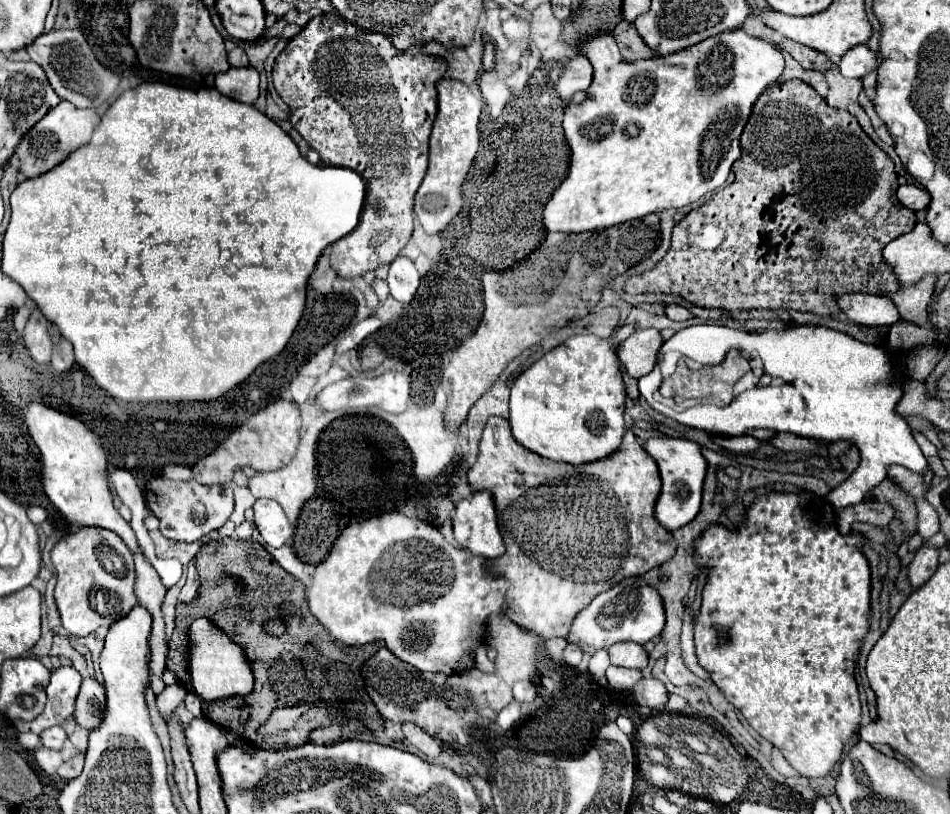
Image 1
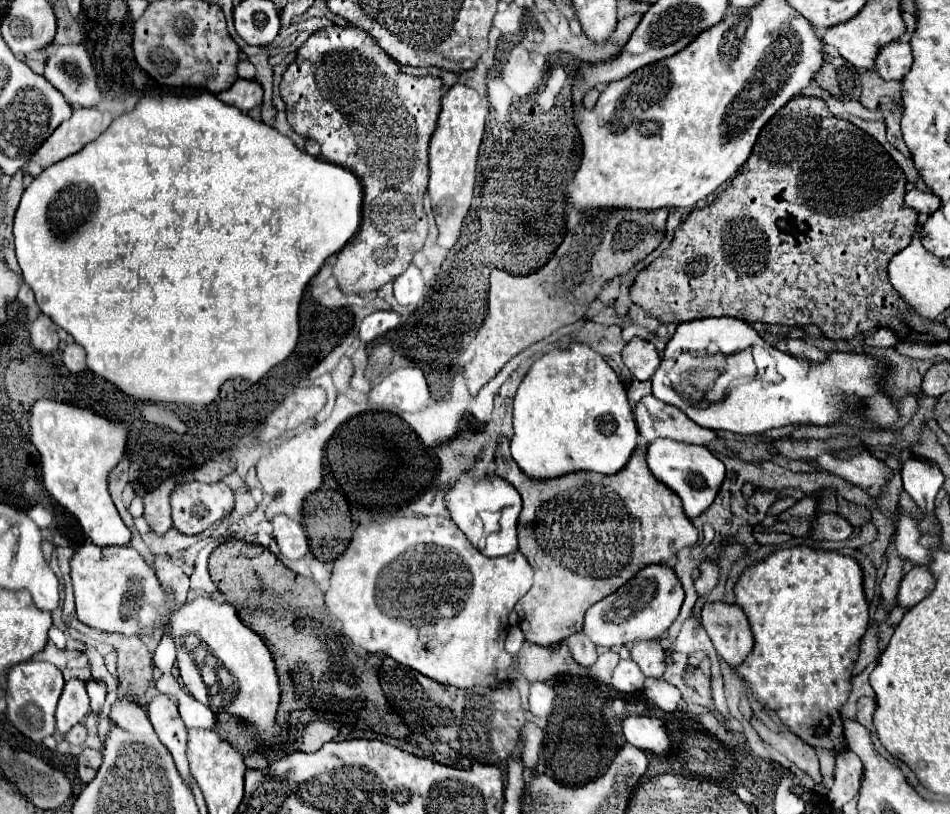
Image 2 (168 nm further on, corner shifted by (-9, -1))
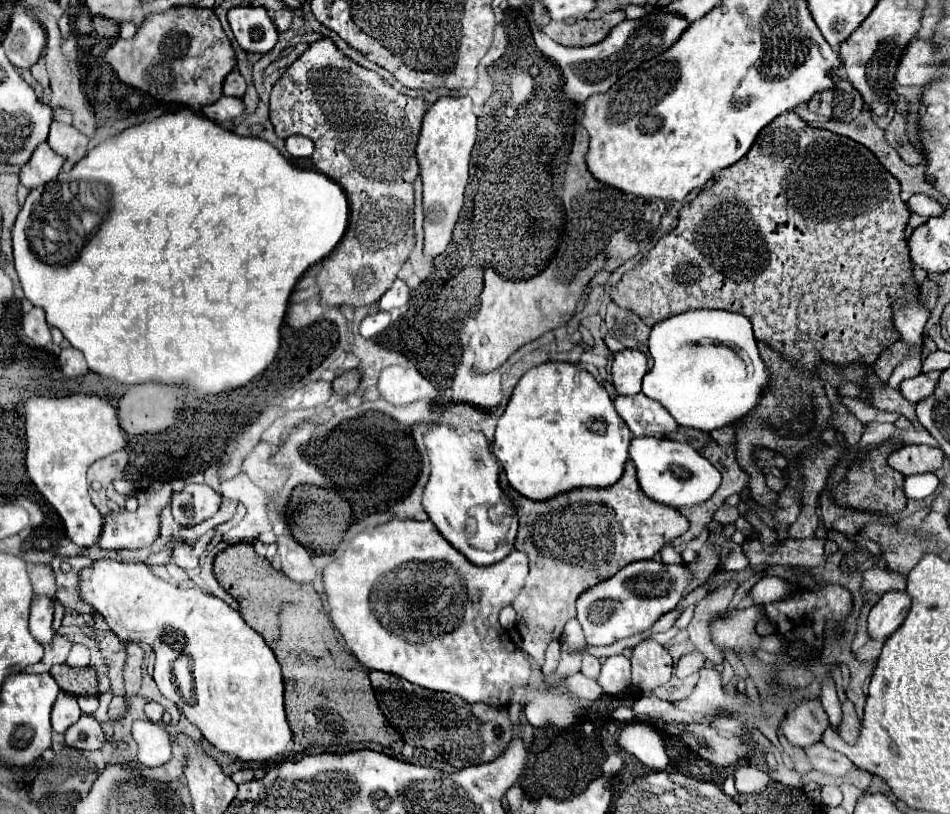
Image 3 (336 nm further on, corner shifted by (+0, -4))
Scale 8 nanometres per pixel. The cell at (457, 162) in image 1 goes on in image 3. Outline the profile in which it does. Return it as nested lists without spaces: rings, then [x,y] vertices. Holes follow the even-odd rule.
[[[440,97],[428,107],[416,145],[420,177],[424,183],[424,255],[438,257],[450,243],[458,221],[464,187],[468,183],[470,153],[476,141],[476,113],[470,97]]]

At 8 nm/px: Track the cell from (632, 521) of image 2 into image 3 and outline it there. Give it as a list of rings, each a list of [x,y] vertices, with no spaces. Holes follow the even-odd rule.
[[[630,459],[626,461],[626,471],[622,479],[608,489],[568,491],[566,495],[558,495],[558,499],[548,499],[546,503],[534,503],[532,499],[518,495],[518,491],[506,485],[504,489],[512,499],[516,515],[520,519],[516,549],[526,551],[530,557],[530,573],[526,577],[526,585],[512,601],[512,607],[518,615],[516,629],[522,635],[522,651],[526,651],[538,665],[542,665],[548,643],[552,639],[560,639],[566,621],[576,617],[576,599],[580,593],[604,581],[606,577],[616,575],[622,567],[626,567],[632,561],[652,559],[666,543],[680,537],[688,529],[688,519],[678,509],[654,503],[650,497],[644,495],[644,491],[638,487],[636,467]]]

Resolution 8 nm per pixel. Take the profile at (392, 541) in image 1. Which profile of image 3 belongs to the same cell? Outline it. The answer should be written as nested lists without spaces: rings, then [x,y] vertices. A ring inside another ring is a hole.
[[[392,519],[388,523],[382,523],[382,525],[376,525],[372,529],[366,529],[362,533],[358,533],[350,541],[348,549],[338,559],[334,559],[330,565],[326,565],[326,569],[324,569],[324,587],[326,587],[326,601],[328,601],[332,623],[340,631],[340,635],[344,637],[348,649],[358,657],[358,661],[364,667],[402,677],[402,679],[406,679],[406,681],[410,681],[410,683],[414,683],[418,687],[424,687],[424,689],[454,693],[454,695],[462,697],[466,703],[486,703],[486,705],[494,705],[494,707],[508,707],[512,689],[514,687],[524,687],[524,685],[530,683],[532,663],[524,655],[522,649],[518,649],[516,645],[510,643],[508,633],[498,623],[498,613],[500,613],[500,609],[504,609],[506,605],[510,605],[514,601],[518,591],[524,587],[526,575],[528,575],[528,555],[524,551],[514,549],[506,559],[502,559],[502,561],[498,561],[494,565],[478,567],[478,565],[470,563],[462,553],[454,551],[454,547],[446,545],[446,539],[442,539],[438,535],[438,531],[436,531],[436,527],[432,523],[414,521],[414,519]]]

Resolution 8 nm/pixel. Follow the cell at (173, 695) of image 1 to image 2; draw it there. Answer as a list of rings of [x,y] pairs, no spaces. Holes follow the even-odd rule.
[[[159,694],[149,702],[147,712],[149,712],[149,720],[151,720],[159,740],[167,746],[167,750],[171,752],[171,756],[175,760],[179,774],[189,784],[191,778],[189,778],[189,764],[187,764],[187,756],[185,756],[187,726],[179,716],[177,702],[165,694]]]

